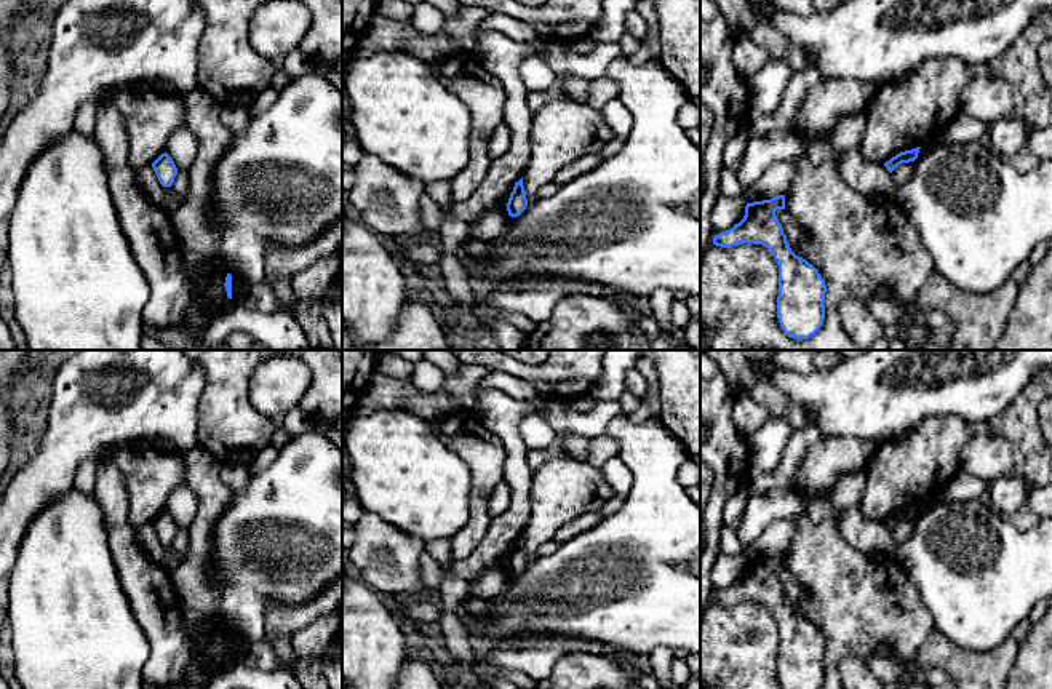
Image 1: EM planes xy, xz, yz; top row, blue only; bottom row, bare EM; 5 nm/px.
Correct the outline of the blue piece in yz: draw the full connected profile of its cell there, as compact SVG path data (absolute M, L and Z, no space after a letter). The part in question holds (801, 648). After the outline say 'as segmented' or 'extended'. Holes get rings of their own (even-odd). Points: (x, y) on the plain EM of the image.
M785 553L747 561L743 577L715 593L713 603L732 606L763 603L779 623L777 676L783 689L819 689L825 678L825 638L806 617L788 604L775 569L785 568Z | as segmented

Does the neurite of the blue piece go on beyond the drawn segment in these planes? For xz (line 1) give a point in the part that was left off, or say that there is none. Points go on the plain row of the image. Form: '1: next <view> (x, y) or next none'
1: next none

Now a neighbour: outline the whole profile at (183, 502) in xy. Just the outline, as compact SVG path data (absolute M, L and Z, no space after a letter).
M185 484L174 488L165 504L165 510L173 516L176 526L187 531L193 523L197 508L198 508L198 497Z

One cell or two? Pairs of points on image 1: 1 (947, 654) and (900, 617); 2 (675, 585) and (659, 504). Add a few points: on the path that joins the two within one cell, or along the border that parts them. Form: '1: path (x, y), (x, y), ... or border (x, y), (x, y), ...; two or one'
1: border (934, 629), (913, 657); two
2: path (661, 565), (657, 561), (659, 525); one

